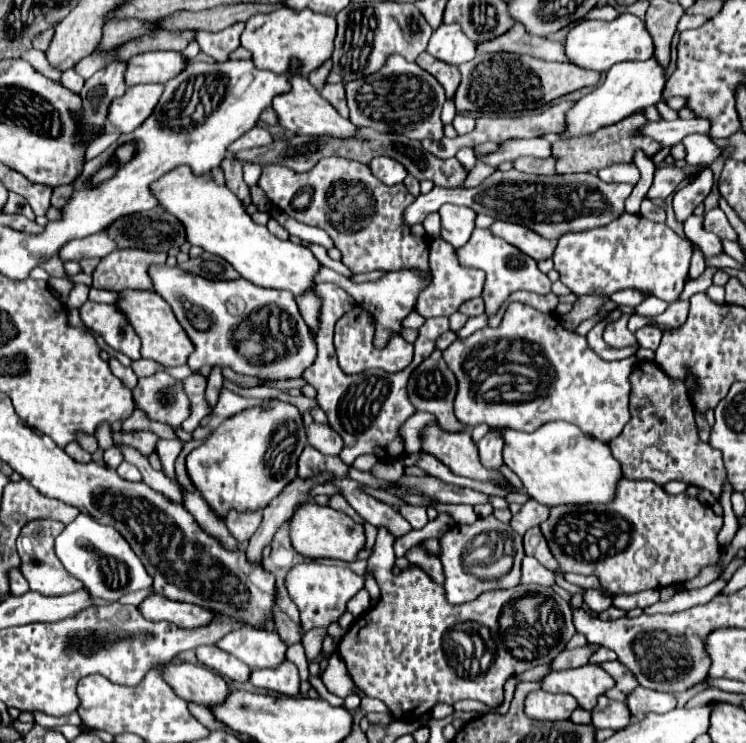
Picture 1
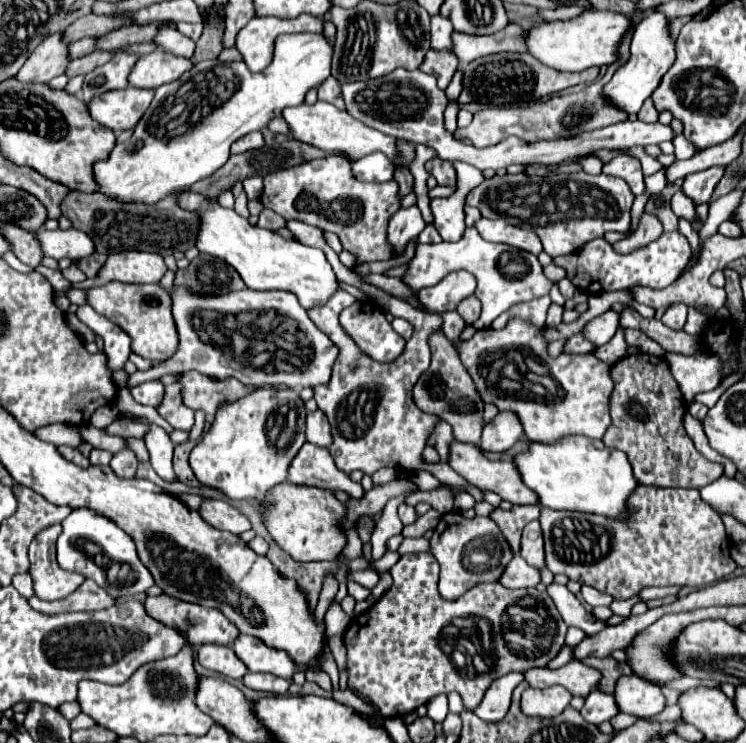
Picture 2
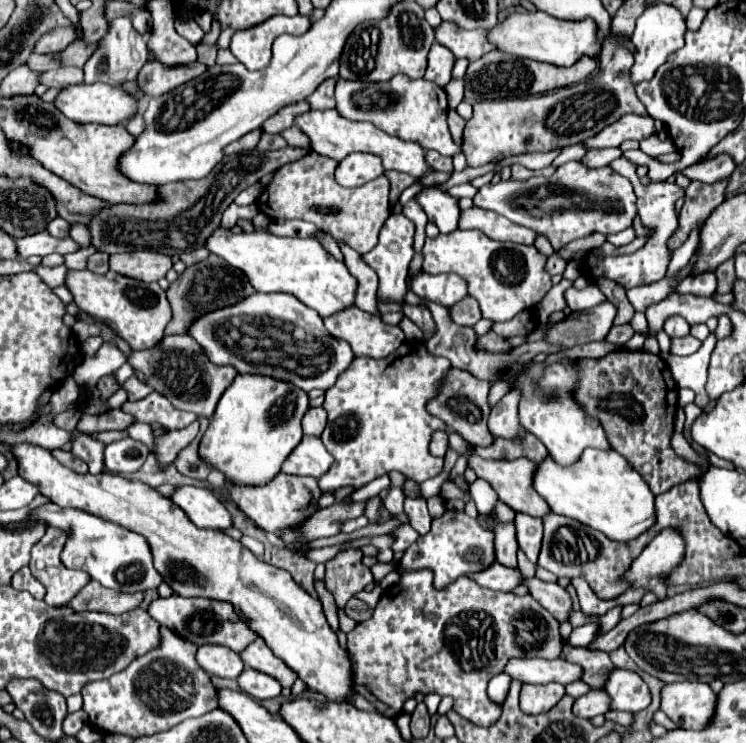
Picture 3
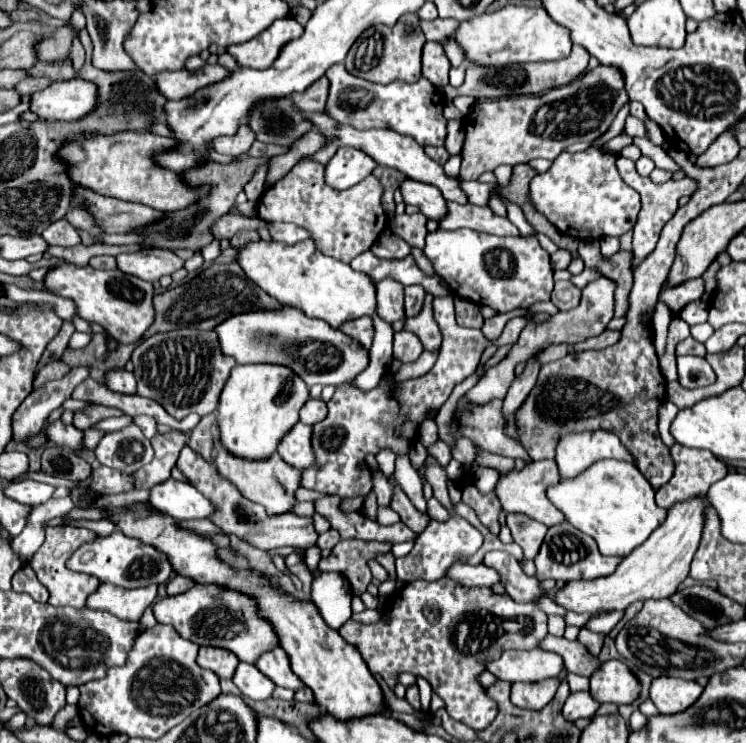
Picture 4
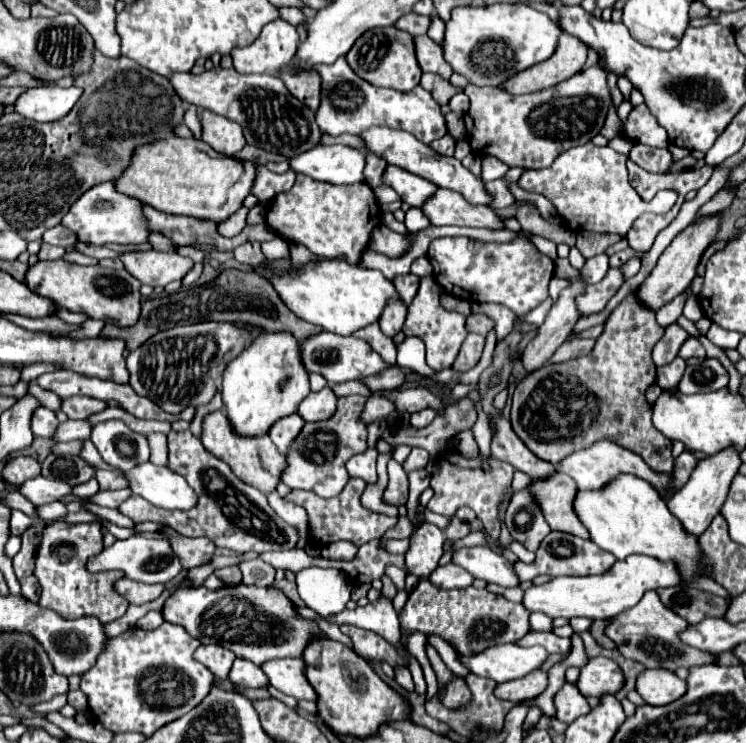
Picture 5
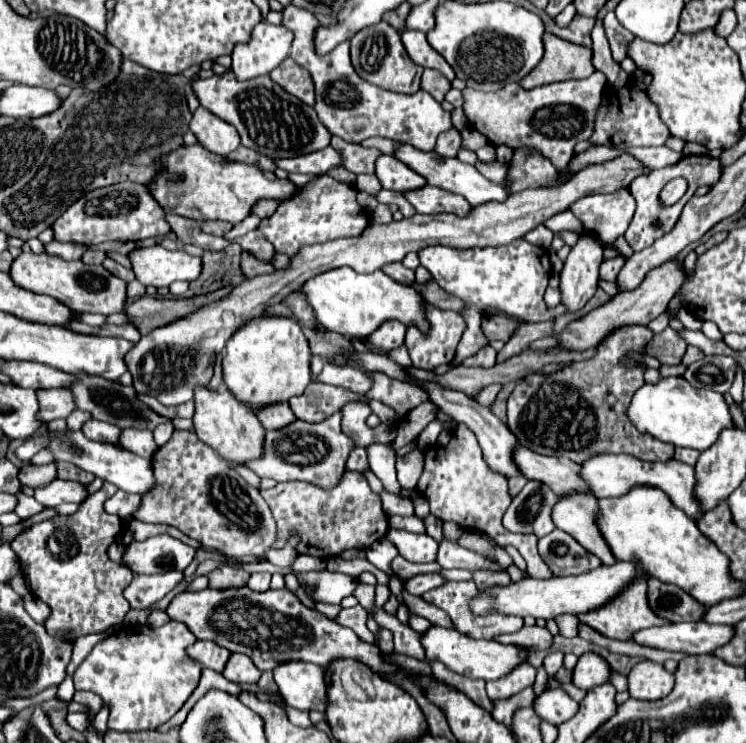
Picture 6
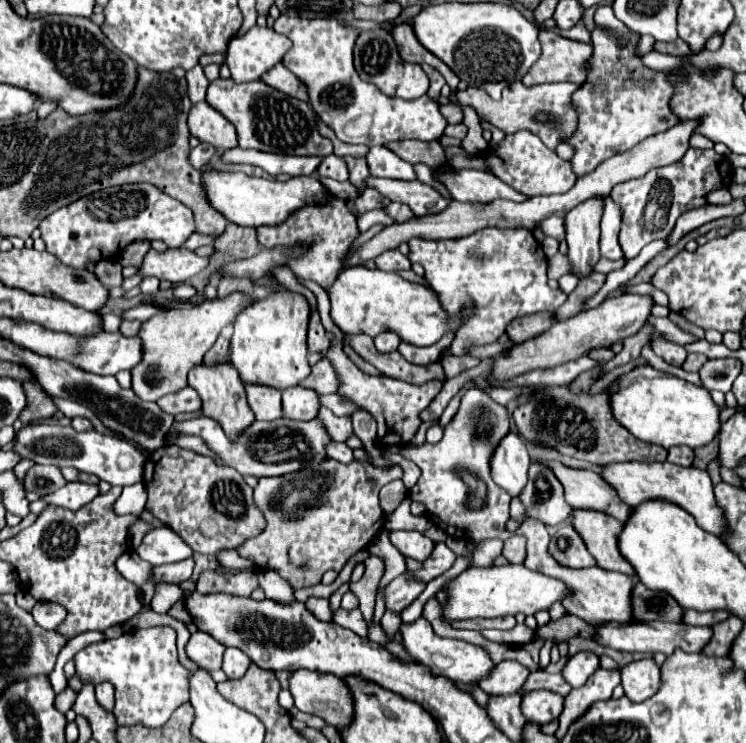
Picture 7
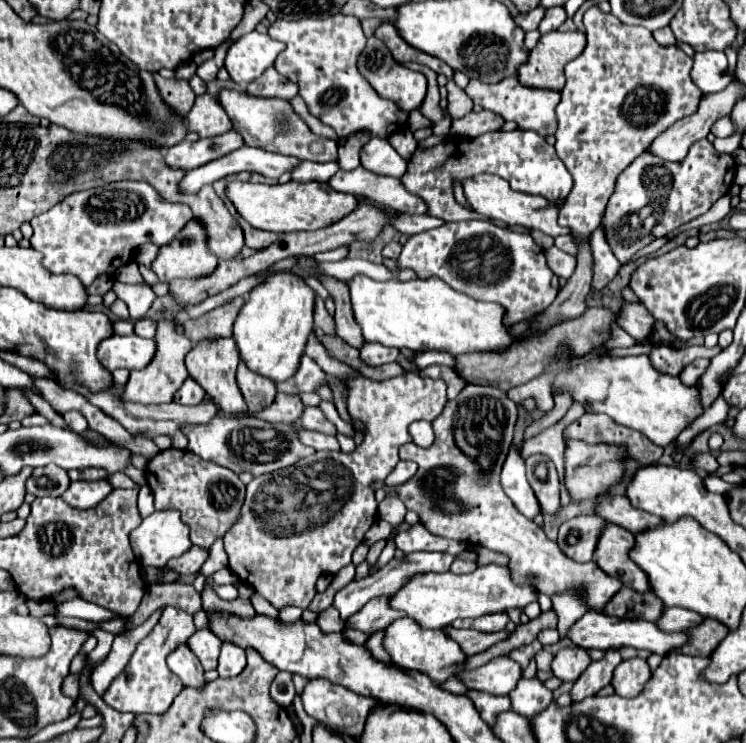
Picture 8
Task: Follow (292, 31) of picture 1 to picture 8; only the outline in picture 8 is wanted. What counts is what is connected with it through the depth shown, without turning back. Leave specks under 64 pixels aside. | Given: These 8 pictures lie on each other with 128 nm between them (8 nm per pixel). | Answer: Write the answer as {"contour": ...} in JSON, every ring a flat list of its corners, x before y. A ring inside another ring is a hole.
{"contour":[[254,30,232,44,226,56,226,70,238,86,248,86,256,80,256,76,274,64,284,48,284,42]]}

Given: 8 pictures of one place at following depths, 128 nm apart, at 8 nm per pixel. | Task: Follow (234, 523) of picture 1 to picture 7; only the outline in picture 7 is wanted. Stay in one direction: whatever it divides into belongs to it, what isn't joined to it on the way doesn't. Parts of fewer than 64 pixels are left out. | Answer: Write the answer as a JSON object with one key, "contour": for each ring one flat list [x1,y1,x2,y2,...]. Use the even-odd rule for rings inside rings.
{"contour":[[32,424,22,426,16,434,16,448,22,458,30,458,36,464,54,464,54,466,74,466,82,472,96,474,100,480,112,486,130,486,142,482,144,478,144,462,146,458,134,450,128,442,122,442,112,436,104,436,96,430,76,432,72,426,58,424]]}

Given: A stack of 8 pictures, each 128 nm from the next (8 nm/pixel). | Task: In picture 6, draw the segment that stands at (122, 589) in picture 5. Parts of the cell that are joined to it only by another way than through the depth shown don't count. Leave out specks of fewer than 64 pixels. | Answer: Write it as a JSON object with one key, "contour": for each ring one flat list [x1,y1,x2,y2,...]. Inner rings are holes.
{"contour":[[182,572,134,576,130,586,126,586,124,590,124,598,132,608,148,608,150,604,162,600,182,580,182,576]]}

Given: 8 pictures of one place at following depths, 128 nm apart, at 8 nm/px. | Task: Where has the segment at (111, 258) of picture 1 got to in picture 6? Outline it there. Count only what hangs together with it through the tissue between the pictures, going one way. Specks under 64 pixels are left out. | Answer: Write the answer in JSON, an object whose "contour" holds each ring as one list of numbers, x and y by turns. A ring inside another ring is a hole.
{"contour":[[160,244,138,248,130,254,136,280,144,286,170,286,176,280,196,280,202,270,202,260,184,250,170,252]]}

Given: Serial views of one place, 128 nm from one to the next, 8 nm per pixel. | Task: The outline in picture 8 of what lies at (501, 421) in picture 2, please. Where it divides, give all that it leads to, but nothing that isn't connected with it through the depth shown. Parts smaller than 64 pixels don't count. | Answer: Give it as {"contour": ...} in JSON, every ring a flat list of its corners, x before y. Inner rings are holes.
{"contour":[[592,6,584,14,584,24,588,44,578,58,566,64,566,86,562,88,562,100,556,108,558,130,554,134,556,152,574,178,574,188,560,208,558,218,560,226,570,228,574,244,588,242,590,234,600,226,618,174,628,164,632,164,660,132,670,128,680,118,694,114,702,98,702,92,690,80,692,58,686,56,680,48,660,46,652,38,650,30,622,24,622,20,616,16,602,14,598,6]]}

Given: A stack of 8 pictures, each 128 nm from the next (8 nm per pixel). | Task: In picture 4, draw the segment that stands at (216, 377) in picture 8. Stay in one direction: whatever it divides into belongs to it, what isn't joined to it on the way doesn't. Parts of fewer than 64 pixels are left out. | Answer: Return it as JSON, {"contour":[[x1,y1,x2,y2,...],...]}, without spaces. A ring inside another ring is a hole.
{"contour":[[218,444,218,456,216,456,214,464,216,464,218,474,222,478,232,482,240,490,240,494,244,498,264,506,268,516,286,514,286,512,294,510,294,506,296,506,294,494,300,488,302,472,300,470,292,470,292,466,288,466,278,454,268,458,268,462,244,462,240,458,232,458,232,454,224,454,224,448]]}

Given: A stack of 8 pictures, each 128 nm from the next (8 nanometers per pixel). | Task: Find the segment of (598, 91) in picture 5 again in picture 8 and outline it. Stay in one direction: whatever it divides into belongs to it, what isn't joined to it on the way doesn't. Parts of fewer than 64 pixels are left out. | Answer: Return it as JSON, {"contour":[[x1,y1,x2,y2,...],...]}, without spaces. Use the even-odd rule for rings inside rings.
{"contour":[[508,78,498,84,484,84,480,80,470,80,466,94,472,98,474,104,482,106,484,110,490,110,504,120,512,120,518,124,520,130,534,130,540,136,552,136,558,128,556,124,556,106,560,102,558,90,546,90,546,88,526,88,518,82,518,78]]}

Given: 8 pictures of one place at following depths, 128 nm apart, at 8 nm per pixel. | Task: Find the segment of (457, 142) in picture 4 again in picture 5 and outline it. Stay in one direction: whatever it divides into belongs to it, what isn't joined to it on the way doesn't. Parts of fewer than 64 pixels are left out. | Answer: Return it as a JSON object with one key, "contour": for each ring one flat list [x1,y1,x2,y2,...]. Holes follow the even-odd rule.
{"contour":[[450,112,446,114,446,128,448,128,448,134,458,142,460,138,464,138,464,118]]}

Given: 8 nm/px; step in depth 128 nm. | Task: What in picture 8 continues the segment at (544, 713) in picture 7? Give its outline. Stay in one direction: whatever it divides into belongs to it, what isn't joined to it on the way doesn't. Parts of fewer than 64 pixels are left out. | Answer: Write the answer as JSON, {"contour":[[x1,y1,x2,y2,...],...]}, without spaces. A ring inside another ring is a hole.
{"contour":[[520,678,520,682,516,684,516,690,512,690,512,694,508,696,512,700,512,710,526,718,538,716,554,700,552,692,538,678,532,678,532,680]]}

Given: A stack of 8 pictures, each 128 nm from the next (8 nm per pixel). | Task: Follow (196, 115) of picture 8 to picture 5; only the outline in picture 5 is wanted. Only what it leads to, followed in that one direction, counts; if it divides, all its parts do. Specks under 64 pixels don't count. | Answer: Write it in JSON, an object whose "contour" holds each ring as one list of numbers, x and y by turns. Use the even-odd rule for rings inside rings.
{"contour":[[206,110,204,118,200,120,202,120,202,140,210,144,216,152,234,156,246,146,246,138,242,134,240,124,228,120,226,116]]}

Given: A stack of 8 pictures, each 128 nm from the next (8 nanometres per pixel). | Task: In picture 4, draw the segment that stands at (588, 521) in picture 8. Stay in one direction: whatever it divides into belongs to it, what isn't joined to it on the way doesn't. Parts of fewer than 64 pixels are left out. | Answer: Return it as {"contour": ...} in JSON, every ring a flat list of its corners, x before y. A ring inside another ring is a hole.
{"contour":[[562,522,556,526,548,528,548,534,542,542,542,548,538,552,538,556,534,558,536,570,538,570,538,578,546,580,546,578,554,578,554,580,562,580,562,582,570,582,570,580,594,580,600,576,610,576,616,566,622,562,620,556,602,556,598,552,598,546,592,538,588,538,586,534,582,534,580,530,576,530,572,524]]}

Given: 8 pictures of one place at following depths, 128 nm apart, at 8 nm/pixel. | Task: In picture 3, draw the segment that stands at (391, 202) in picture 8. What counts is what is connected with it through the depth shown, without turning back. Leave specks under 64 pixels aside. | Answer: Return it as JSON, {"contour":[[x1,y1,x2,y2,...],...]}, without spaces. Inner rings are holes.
{"contour":[[476,206,460,214,460,228,482,230,488,238,498,242,516,242,516,244,532,246,536,240,536,234,532,230,524,230,524,226,516,226,508,222,508,218,500,218,500,214,492,214]]}

